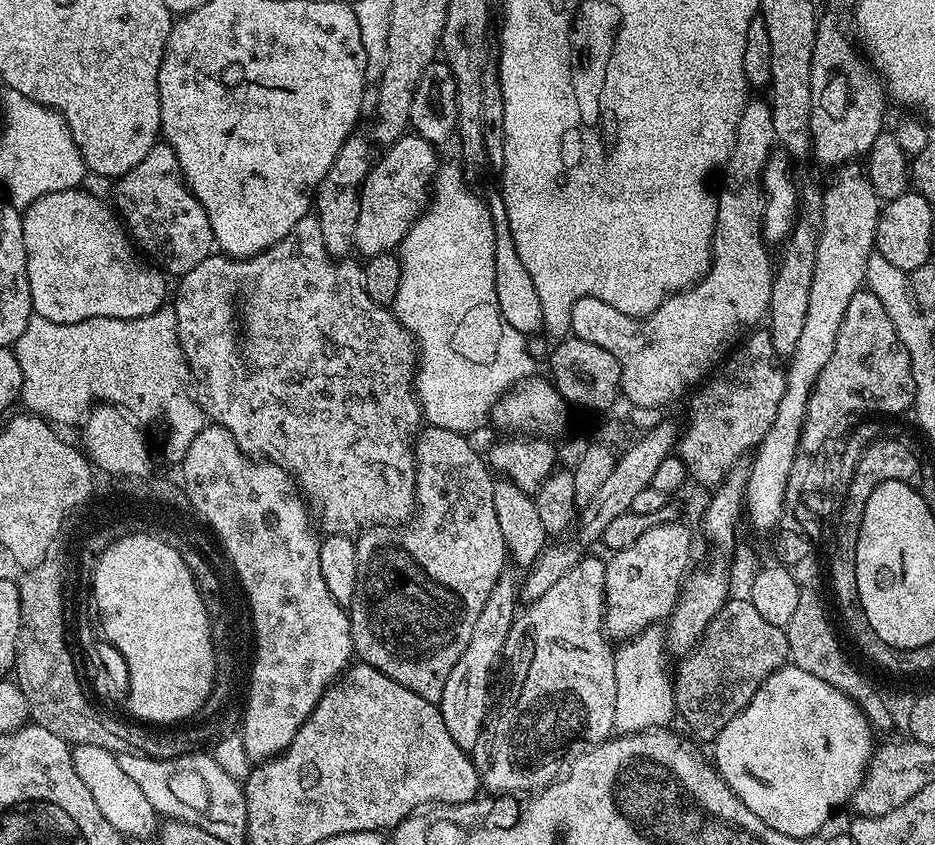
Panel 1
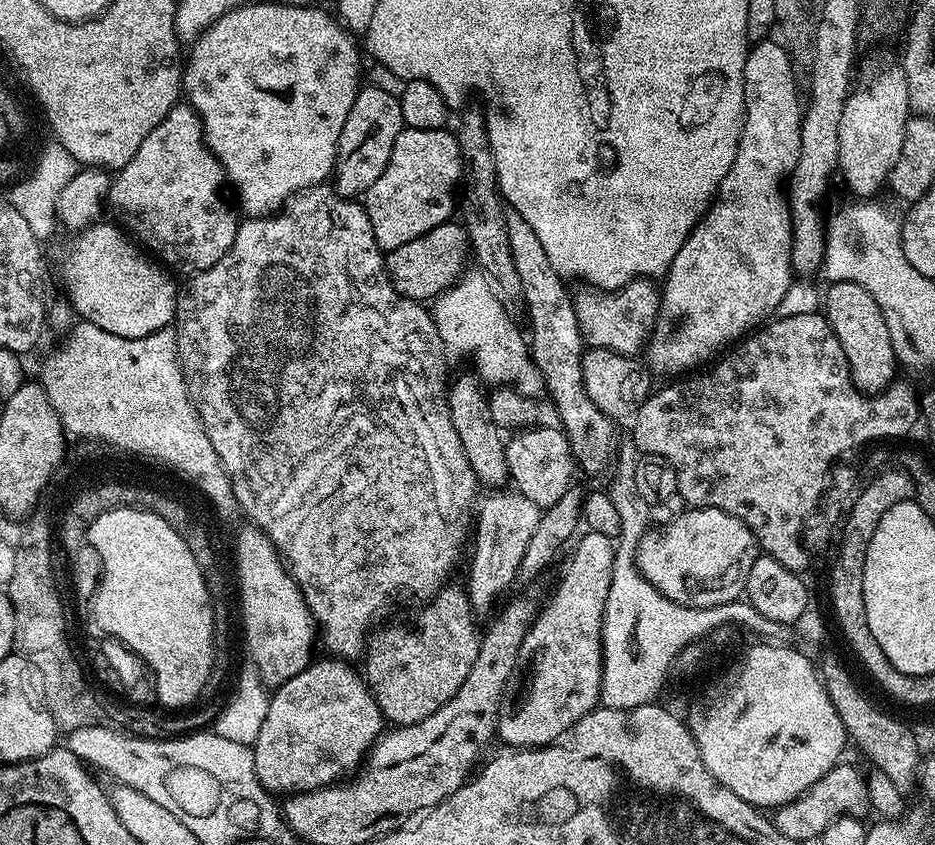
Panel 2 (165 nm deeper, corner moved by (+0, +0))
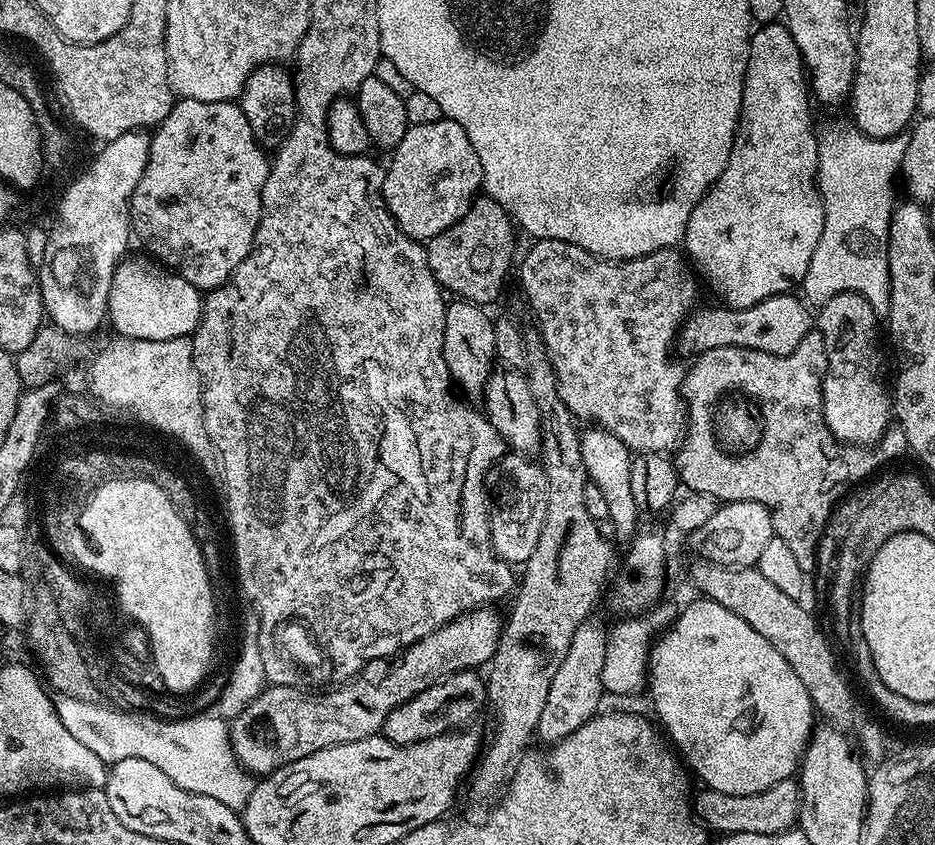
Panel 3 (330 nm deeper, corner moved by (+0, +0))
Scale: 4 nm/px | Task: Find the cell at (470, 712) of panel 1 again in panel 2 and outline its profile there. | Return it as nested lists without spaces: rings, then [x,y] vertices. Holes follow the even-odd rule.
[[[496,490],[484,501],[481,499],[480,513],[474,516],[476,524],[476,545],[473,546],[472,561],[468,564],[468,584],[466,583],[466,591],[468,600],[472,603],[472,611],[477,617],[483,618],[492,608],[492,603],[507,590],[516,584],[516,575],[522,566],[522,554],[526,554],[526,545],[530,543],[530,538],[534,535],[534,526],[538,526],[538,518],[541,509],[534,506],[534,502],[530,502],[530,498],[526,498],[521,492],[515,490]]]

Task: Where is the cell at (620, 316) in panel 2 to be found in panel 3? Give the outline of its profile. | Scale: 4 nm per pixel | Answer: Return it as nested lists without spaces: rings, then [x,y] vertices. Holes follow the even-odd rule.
[[[537,239],[533,244],[518,264],[520,288],[544,339],[562,402],[577,421],[592,420],[588,422],[614,434],[633,453],[668,454],[679,448],[686,431],[686,401],[682,395],[685,369],[668,357],[668,351],[674,348],[681,325],[698,304],[697,277],[685,253],[663,248],[633,260],[603,260],[570,242]]]

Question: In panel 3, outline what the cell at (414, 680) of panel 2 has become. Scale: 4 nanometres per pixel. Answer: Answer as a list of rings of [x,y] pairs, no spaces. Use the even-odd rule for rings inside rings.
[[[476,670],[455,672],[439,684],[422,690],[422,694],[410,698],[405,704],[386,714],[382,734],[395,744],[413,744],[426,738],[445,735],[472,722],[486,708],[486,680],[480,674]]]

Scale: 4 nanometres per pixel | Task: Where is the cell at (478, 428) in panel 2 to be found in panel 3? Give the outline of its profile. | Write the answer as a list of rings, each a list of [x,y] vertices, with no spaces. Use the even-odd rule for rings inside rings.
[[[459,298],[451,301],[445,307],[443,358],[446,359],[448,375],[465,397],[481,397],[494,371],[496,351],[494,350],[493,326],[495,321],[486,312],[485,307]]]

